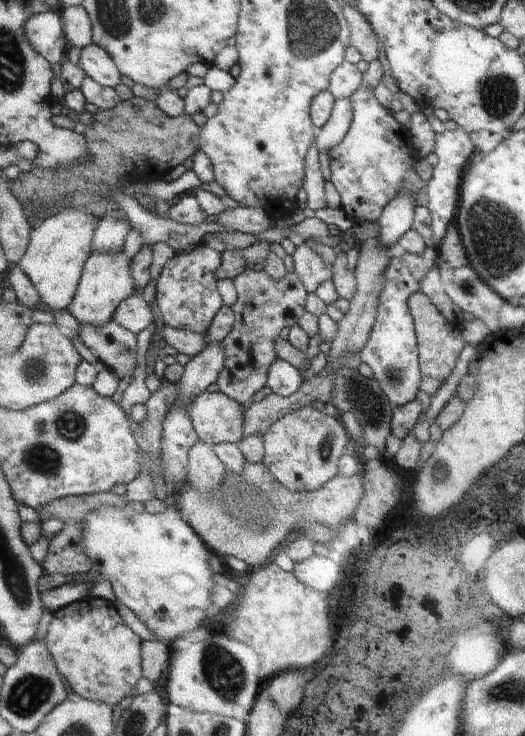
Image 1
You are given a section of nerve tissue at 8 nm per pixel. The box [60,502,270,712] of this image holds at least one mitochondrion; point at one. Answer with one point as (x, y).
(220, 668)

